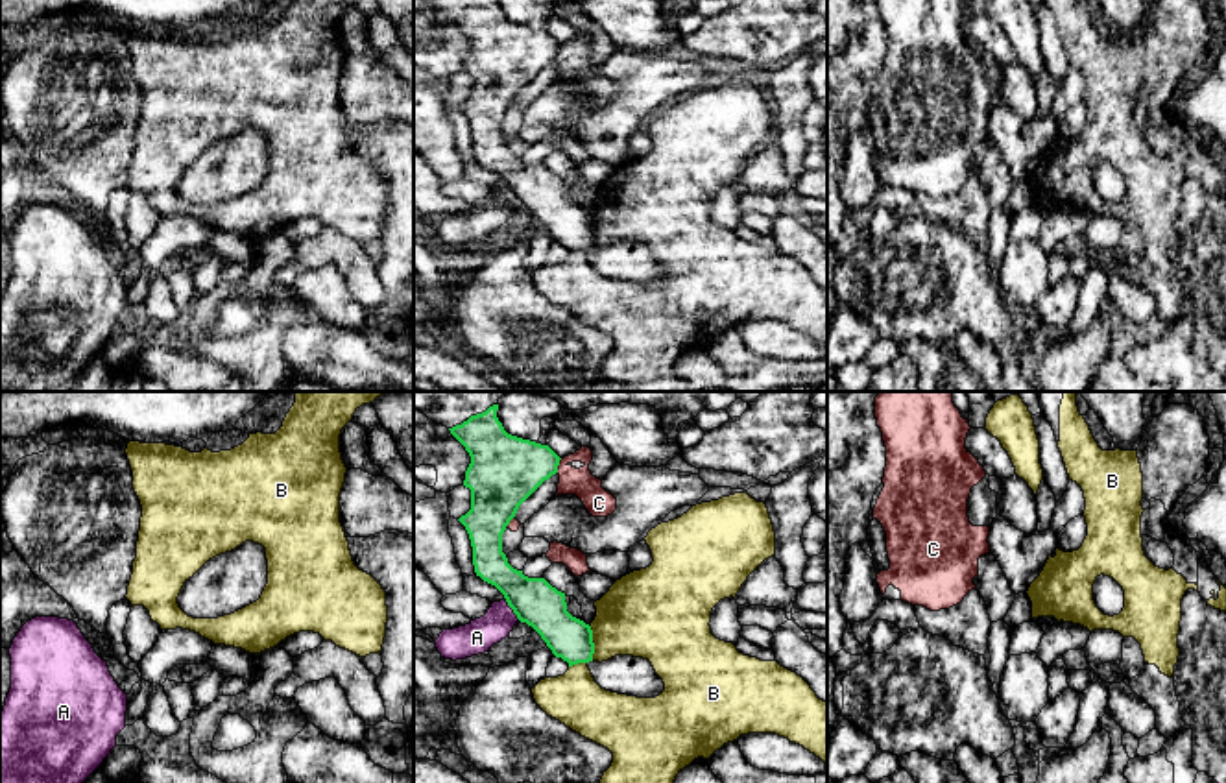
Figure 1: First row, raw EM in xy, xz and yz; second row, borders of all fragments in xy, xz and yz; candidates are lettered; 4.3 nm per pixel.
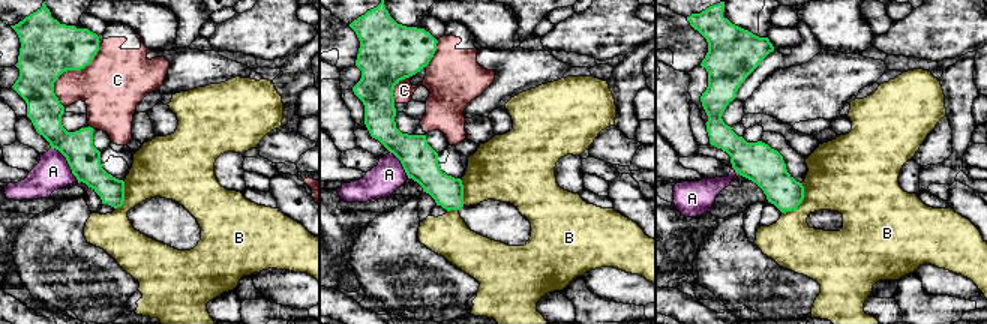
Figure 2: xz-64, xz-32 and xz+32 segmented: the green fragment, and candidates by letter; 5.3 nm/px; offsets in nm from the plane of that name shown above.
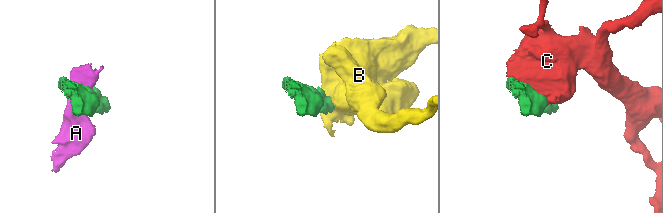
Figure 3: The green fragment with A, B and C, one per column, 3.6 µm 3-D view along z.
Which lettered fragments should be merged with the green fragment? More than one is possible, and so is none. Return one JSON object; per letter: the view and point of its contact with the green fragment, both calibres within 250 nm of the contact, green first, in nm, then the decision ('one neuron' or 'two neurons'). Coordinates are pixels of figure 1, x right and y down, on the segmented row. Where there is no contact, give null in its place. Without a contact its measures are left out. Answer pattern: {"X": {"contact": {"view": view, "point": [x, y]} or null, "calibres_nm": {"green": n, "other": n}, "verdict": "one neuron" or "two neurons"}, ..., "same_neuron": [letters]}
{"A": {"contact": {"view": "xz", "point": [512, 608]}, "calibres_nm": {"green": 200, "other": 140}, "verdict": "two neurons"}, "B": {"contact": {"view": "xz", "point": [593, 643]}, "calibres_nm": {"green": 190, "other": 360}, "verdict": "two neurons"}, "C": {"contact": {"view": "xz", "point": [558, 464]}, "calibres_nm": {"green": 300, "other": 120}, "verdict": "two neurons"}, "same_neuron": []}

